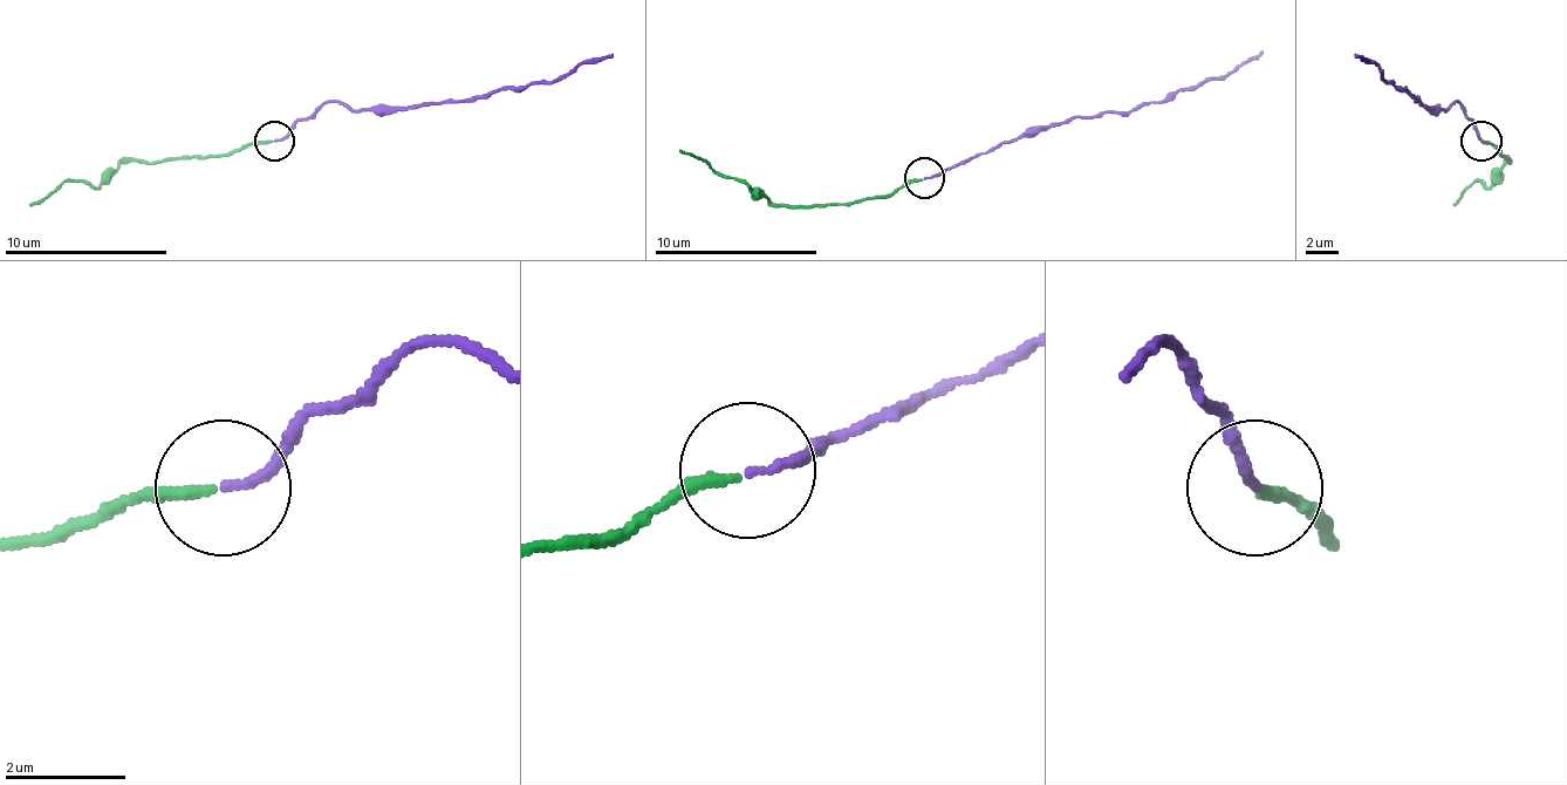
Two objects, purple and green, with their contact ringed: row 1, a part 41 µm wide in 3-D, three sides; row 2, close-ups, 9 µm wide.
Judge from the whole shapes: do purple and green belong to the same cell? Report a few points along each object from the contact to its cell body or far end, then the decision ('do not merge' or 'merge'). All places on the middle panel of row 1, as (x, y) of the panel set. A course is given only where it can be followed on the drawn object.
purple via (923, 177), (1078, 115), (1127, 111), (1225, 79), (1261, 50) | green via (923, 181), (842, 205), (772, 205), (678, 148) | do not merge

